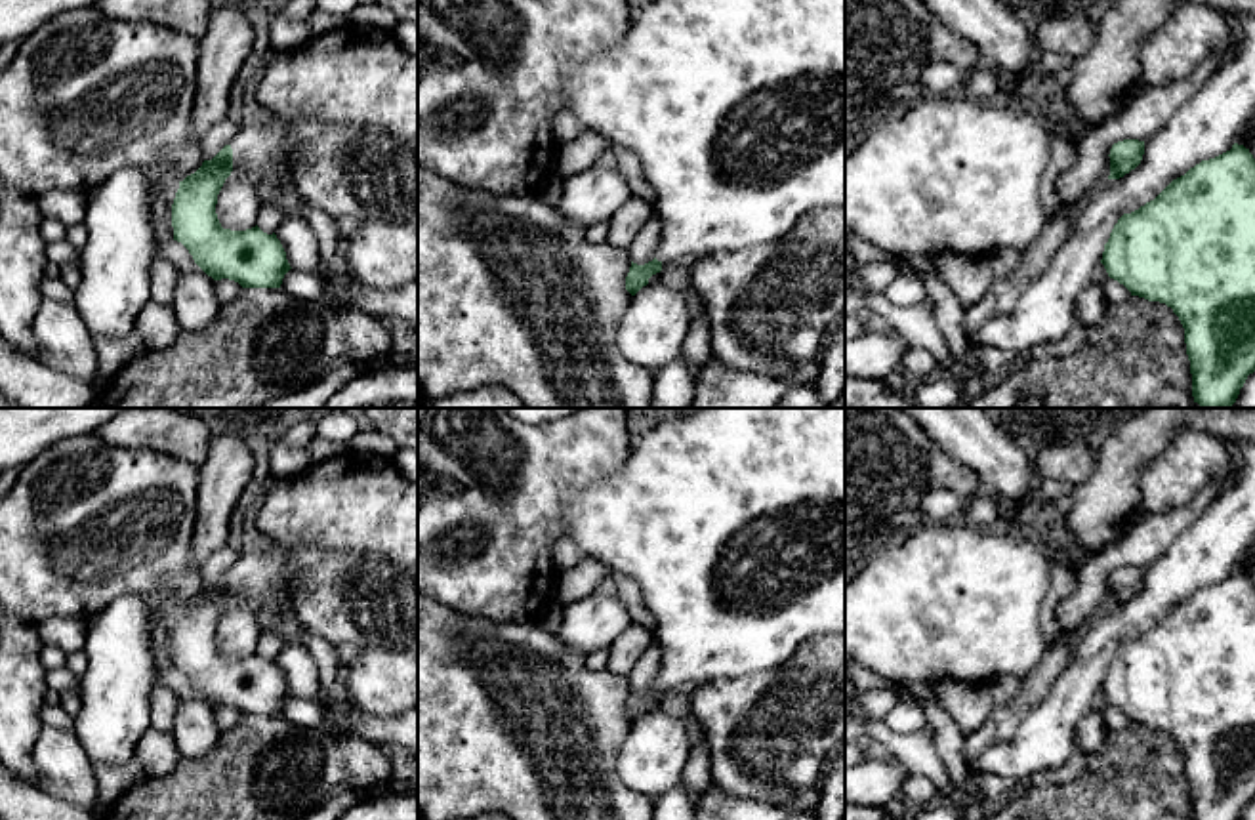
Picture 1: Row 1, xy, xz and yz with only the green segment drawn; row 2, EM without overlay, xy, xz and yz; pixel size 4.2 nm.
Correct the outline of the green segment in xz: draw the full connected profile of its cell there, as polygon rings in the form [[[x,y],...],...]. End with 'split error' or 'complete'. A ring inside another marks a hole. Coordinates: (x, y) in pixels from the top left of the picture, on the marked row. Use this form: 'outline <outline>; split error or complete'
outline [[[656,257],[645,265],[631,261],[629,273],[626,277],[626,290],[635,296],[643,286],[648,284],[648,278],[662,271],[662,261]]]; complete

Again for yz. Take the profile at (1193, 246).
outline [[[1234,143],[1230,151],[1173,179],[1154,200],[1123,214],[1104,244],[1101,263],[1131,296],[1173,309],[1184,328],[1194,402],[1200,408],[1230,408],[1255,372],[1255,158],[1249,149]]]; complete

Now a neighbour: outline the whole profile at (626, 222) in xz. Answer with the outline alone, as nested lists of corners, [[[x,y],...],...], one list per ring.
[[[631,196],[614,215],[608,219],[608,238],[607,244],[629,250],[635,235],[654,217],[654,206]]]

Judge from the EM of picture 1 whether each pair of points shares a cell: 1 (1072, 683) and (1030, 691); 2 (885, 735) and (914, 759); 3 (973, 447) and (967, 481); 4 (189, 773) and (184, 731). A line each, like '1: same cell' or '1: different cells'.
1: different cells
2: same cell
3: different cells
4: different cells

